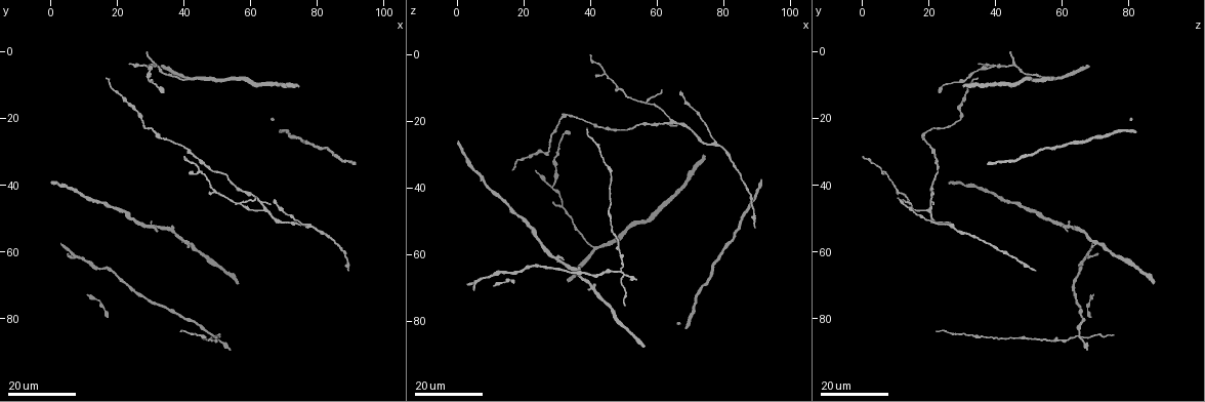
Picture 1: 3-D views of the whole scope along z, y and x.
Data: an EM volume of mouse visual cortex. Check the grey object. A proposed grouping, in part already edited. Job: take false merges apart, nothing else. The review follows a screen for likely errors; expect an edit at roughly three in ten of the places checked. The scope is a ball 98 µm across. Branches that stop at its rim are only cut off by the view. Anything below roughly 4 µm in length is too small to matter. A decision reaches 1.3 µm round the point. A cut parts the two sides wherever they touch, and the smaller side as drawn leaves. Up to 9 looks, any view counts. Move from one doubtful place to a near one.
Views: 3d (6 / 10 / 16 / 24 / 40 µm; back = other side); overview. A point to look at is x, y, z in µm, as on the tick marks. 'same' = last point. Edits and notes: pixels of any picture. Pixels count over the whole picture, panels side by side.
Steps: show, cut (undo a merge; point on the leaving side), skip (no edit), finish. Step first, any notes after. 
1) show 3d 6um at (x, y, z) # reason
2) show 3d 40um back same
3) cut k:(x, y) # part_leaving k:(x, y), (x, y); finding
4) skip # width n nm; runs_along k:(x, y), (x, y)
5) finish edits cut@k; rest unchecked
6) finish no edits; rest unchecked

show 3d 16um at (77.5, 51.5, 25.5)

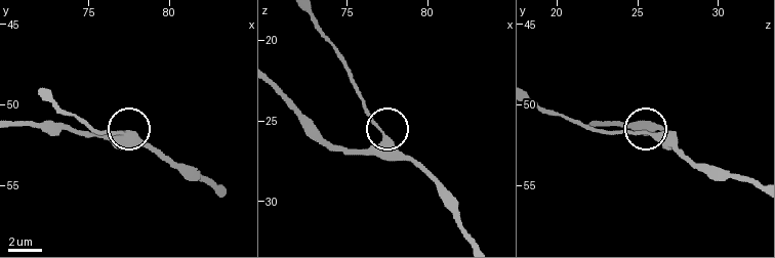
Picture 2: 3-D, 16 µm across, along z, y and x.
show 3d 6um at (77.4, 51.8, 25.8)

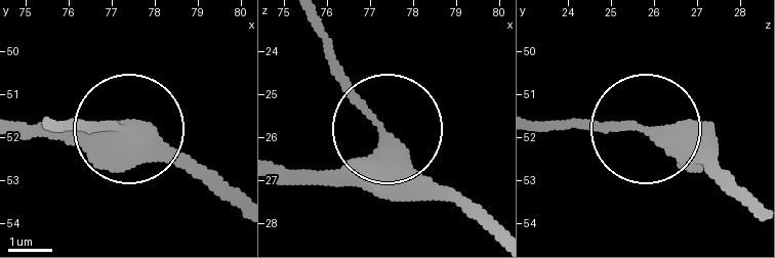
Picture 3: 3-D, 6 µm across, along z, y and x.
skip # side_arm 22 um; one neuron here

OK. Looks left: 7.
show 3d 24um at (83.5, 55.5, 33.0)

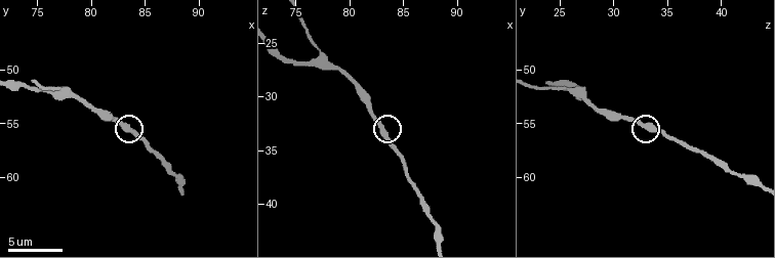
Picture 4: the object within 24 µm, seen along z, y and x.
show 3d 10um at (83.4, 55.2, 33.6)

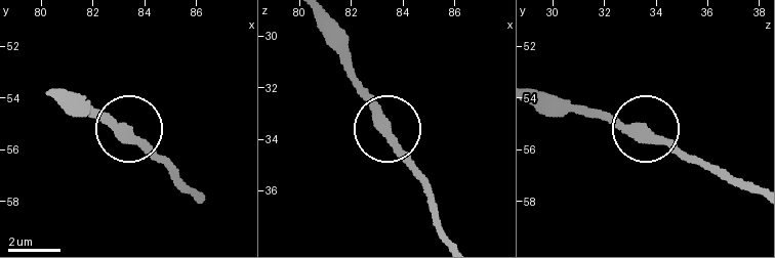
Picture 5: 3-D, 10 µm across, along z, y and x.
skip # runs_along 5:(55, 96), (128, 129), (167, 162); continuous, no second neuron

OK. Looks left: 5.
show 3d 24um at (56.5, 45.5, 14.5) # four or more arms meet

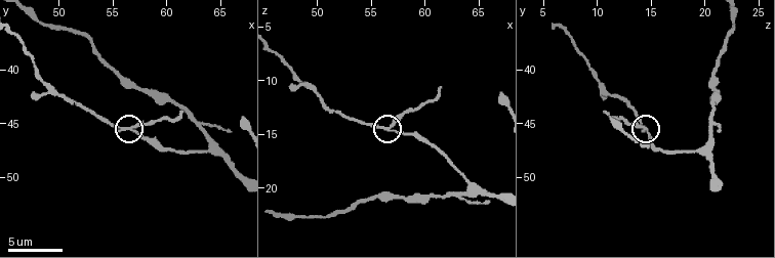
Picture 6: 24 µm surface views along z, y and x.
show 3d 6um at (56.6, 45.2, 14.6)

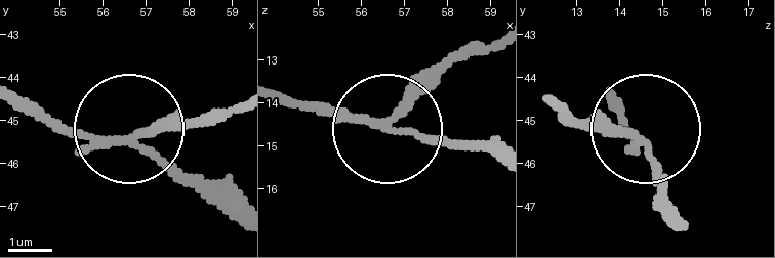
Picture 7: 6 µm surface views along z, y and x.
show 3d 6um back at (56.55, 45.45, 14.45)

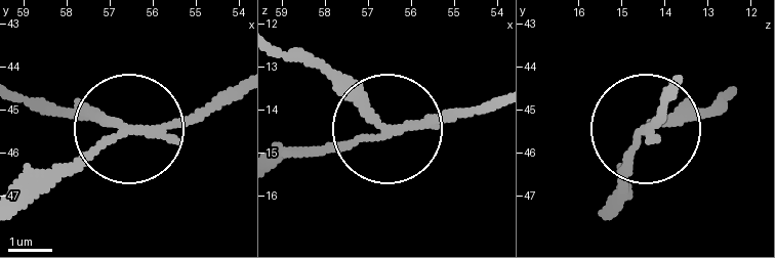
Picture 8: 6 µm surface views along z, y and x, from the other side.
cut 8:(91, 109) # width 170 nm; two neurons meet here

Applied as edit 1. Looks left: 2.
finish edits cut@8; rest unchecked

